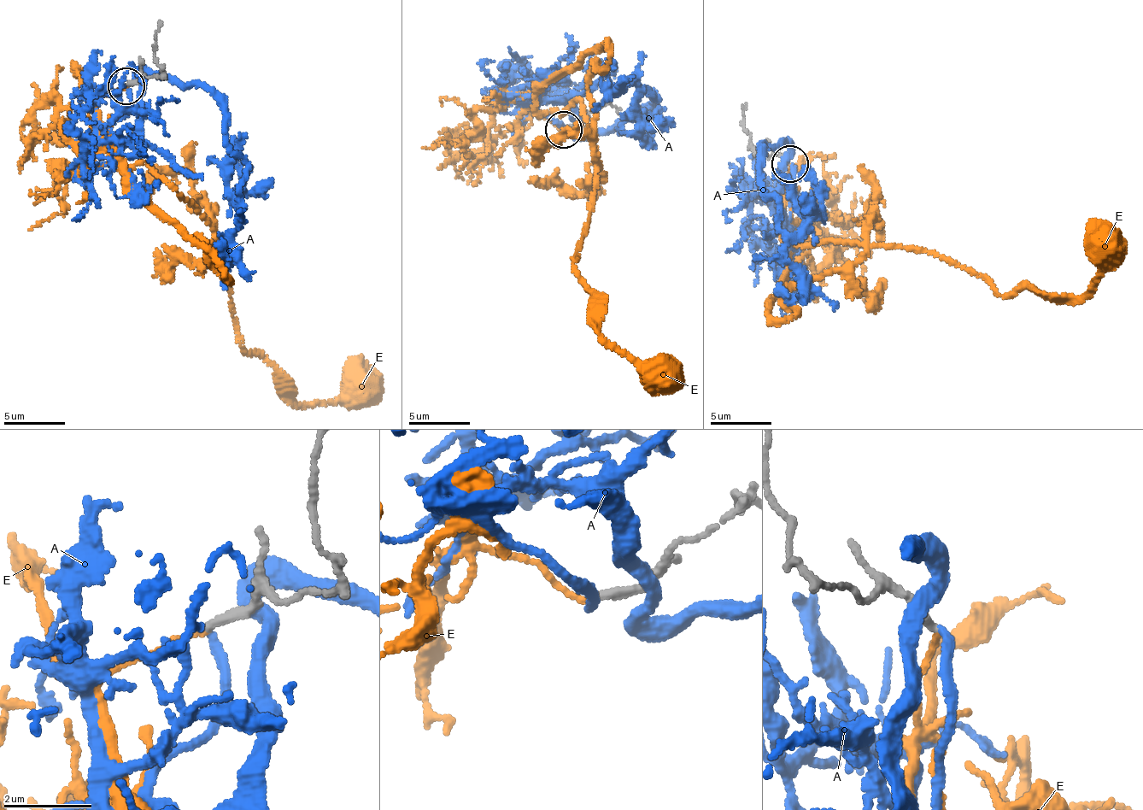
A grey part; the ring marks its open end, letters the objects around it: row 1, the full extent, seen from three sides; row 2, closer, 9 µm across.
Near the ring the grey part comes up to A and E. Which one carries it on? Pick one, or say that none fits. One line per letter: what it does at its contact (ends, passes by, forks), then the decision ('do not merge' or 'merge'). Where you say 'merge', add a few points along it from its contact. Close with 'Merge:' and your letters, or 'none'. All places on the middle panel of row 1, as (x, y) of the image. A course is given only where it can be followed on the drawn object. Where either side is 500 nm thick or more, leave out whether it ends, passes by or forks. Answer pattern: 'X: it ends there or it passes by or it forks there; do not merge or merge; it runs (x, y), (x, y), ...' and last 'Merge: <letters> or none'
A: it ends there; merge; it runs (564, 128), (545, 98), (602, 132), (652, 101), (643, 87), (647, 137)
E: it ends there; do not merge
Merge: A

